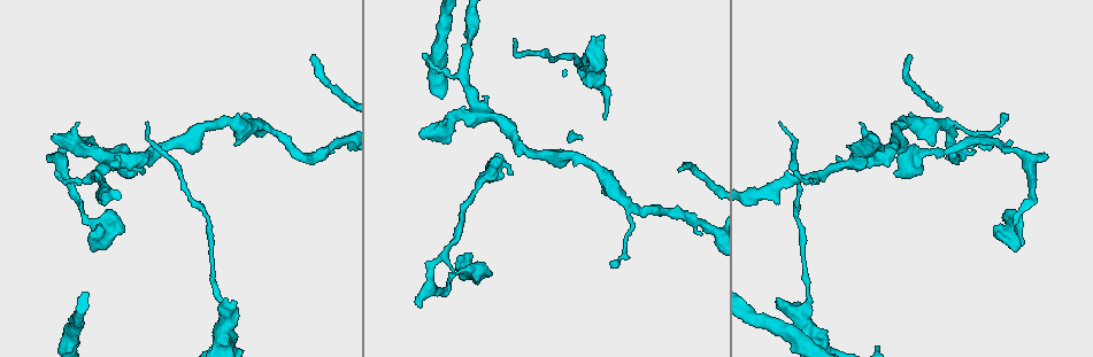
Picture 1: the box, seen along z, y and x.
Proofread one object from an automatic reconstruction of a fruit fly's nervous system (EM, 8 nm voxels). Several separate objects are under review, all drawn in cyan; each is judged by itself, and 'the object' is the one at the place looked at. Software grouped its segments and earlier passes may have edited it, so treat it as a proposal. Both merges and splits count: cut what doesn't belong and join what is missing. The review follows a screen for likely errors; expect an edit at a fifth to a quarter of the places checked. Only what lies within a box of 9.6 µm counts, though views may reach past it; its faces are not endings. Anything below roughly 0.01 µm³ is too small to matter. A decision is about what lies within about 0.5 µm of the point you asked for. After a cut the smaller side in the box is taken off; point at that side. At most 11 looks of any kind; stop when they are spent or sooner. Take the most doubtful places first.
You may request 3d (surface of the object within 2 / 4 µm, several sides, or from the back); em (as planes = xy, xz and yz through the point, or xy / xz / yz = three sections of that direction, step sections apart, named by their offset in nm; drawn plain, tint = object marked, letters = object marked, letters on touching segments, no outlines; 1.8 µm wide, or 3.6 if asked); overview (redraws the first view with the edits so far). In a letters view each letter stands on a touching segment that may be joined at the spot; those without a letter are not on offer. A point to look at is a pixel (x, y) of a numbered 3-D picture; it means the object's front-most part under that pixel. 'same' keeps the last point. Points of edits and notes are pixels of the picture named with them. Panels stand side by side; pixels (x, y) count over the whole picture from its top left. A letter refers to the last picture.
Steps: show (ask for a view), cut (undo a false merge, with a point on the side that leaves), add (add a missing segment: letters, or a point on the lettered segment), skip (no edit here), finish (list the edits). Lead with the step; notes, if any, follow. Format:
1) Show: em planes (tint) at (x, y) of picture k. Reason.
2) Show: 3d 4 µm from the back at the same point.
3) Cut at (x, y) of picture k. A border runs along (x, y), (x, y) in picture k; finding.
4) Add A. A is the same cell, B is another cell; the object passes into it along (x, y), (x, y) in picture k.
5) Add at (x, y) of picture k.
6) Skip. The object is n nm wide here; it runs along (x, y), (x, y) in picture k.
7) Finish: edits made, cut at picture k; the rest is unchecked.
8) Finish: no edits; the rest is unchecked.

Show: em planes (letters) at (510, 173) of picture 1. Free end.

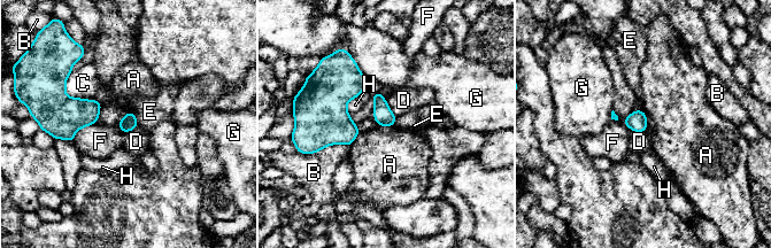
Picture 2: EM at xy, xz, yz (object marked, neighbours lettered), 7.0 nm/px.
Skip. A, B, C, D, E, F, G and H are other cells; a border runs along (644, 110), (647, 117), (647, 130) in picture 2; none of them fits.

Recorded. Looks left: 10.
Show: 3d 2 µm at (681, 171) of picture 1. Thin end.

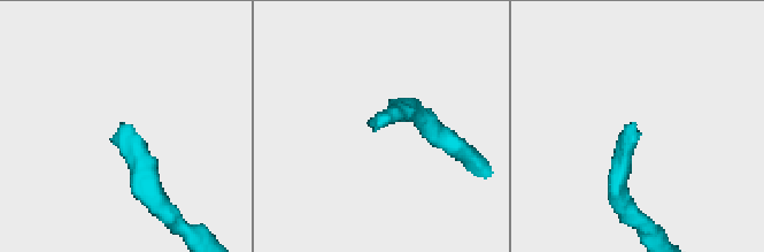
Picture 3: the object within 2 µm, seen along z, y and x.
Show: em 3.6 µm xz step 4 (tint) at (633, 123) of picture 3. Need the tissue.

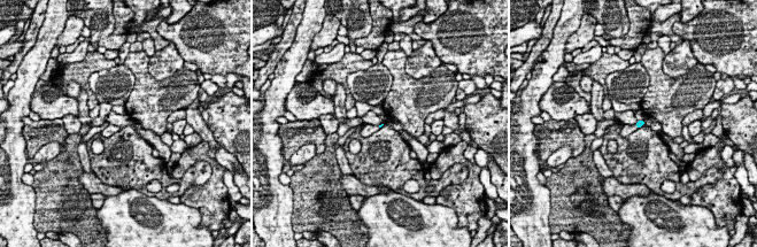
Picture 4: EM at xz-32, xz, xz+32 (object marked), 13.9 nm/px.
Show: em 3.6 µm planes (letters) at the same point. Cut it another way.

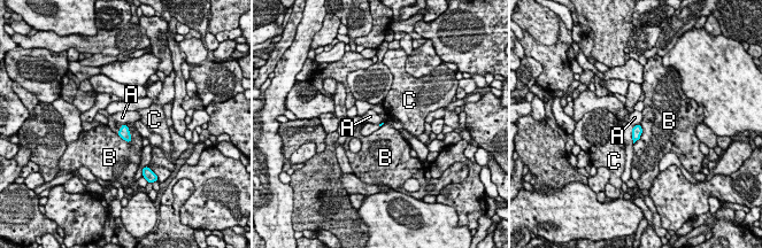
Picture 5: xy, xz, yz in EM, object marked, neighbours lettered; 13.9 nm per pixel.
Skip. A, B and C are other cells; none of them fits.

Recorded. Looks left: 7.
Show: 3d 2 µm at (53, 154) of picture 1. Free end.

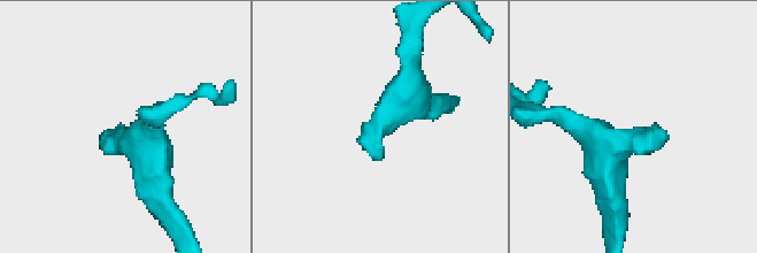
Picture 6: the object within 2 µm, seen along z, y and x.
Show: em xy step 8 (tint) at (669, 136) of picture 6.

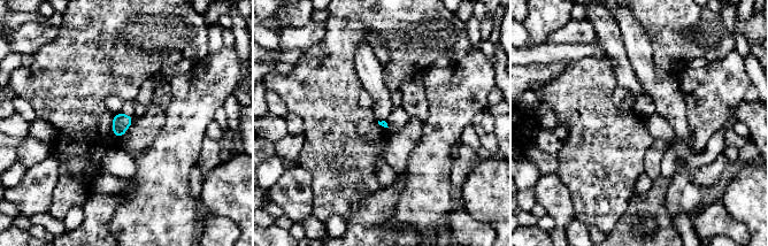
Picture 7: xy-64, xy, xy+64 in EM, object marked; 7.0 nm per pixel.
Show: em xy step 8 (letters) at the same point. What lies round it.

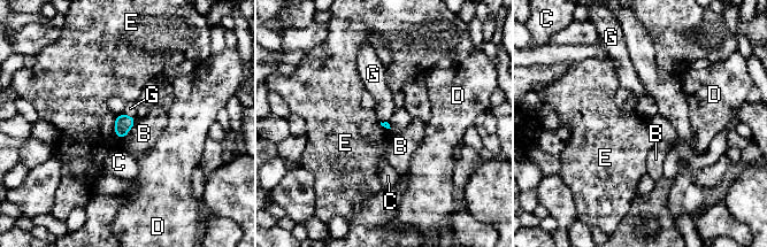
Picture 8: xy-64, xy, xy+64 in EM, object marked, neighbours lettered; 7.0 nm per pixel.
Add at (130, 109) of picture 8. G is the same cell, B, C, D and E are other cells; the object passes into it along (123, 123), (127, 115), (130, 109) in picture 8; the neuron continues.

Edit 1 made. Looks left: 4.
Show: 3d 4 µm from the back at (232, 301) of picture 1. An open end.

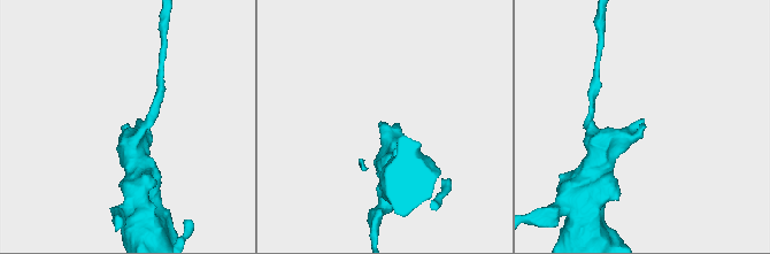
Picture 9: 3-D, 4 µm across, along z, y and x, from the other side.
Show: em yz step 16 (letters) at (125, 125) of picture 9.

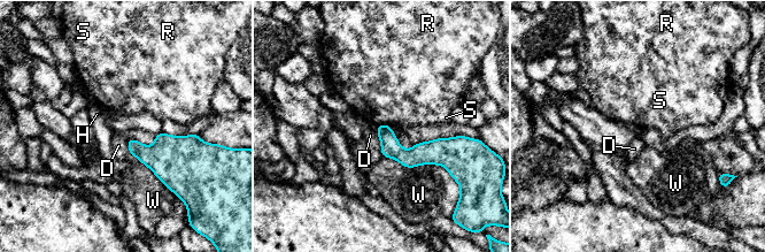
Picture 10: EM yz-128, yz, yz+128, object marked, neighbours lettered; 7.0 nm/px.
Skip. D, H, R, S and W are other cells; it runs along (380, 128), (402, 154), (449, 142) in picture 10; none of them fits.

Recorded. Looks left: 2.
Show: em planes (plain) at (446, 120) of picture 1.

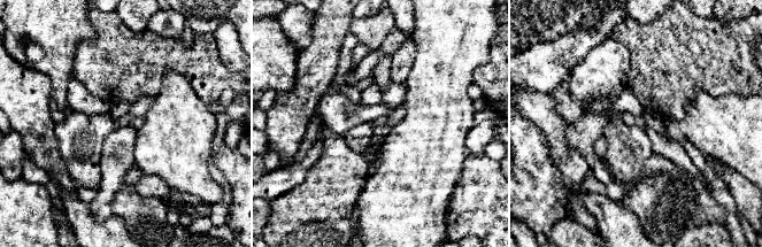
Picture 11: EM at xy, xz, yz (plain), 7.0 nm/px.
Show: em planes (letters) at the same point.

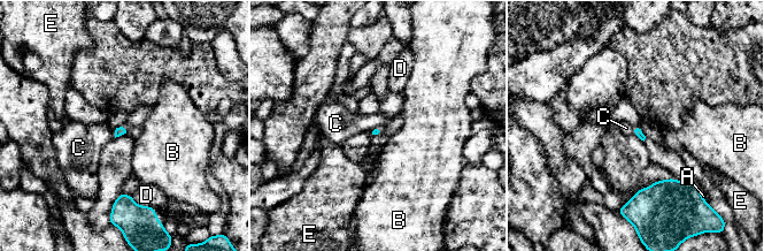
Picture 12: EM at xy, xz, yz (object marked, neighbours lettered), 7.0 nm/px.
Skip. A, B, C, D and E are other cells; a border runs along (378, 126), (368, 131) in picture 12; none of them fits.

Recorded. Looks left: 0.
Finish: edits made, add at picture 8; the rest is unchecked.

